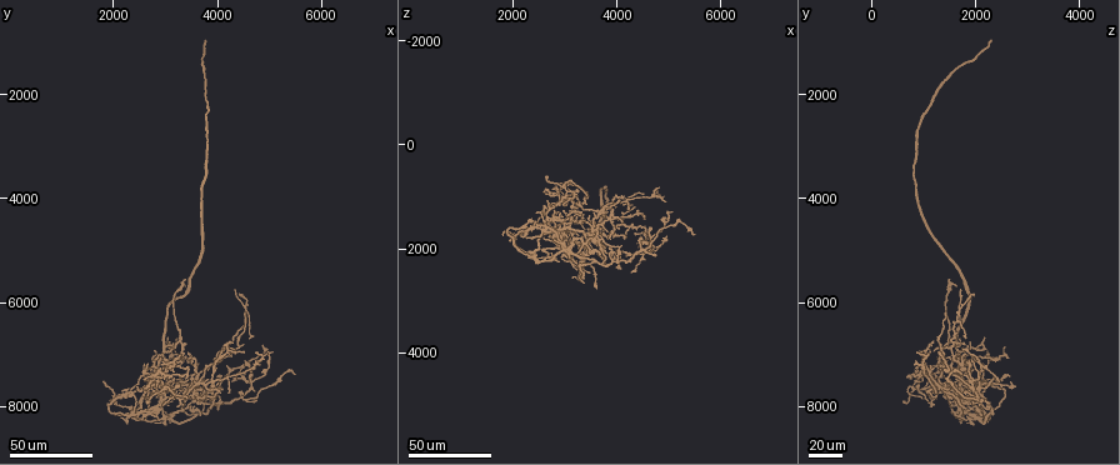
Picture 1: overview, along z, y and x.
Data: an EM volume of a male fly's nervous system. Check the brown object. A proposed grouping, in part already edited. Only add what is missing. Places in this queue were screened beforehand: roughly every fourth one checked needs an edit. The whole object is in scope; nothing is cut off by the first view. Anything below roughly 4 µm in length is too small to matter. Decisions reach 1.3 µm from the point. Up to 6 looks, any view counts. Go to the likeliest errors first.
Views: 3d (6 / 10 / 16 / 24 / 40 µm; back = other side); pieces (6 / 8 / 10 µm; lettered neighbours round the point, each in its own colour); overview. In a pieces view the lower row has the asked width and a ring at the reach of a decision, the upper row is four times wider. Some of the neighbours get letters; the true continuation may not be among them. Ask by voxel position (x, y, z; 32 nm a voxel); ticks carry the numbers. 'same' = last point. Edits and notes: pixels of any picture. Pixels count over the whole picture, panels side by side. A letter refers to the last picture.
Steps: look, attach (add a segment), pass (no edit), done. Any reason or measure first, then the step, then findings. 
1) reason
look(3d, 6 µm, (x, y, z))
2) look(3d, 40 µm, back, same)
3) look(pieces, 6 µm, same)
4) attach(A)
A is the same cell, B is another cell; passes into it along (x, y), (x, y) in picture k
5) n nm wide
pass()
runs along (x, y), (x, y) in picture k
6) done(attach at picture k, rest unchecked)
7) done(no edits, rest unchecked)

long arm stops here
look(3d, 40 µm, (3750, 1000, 2350))

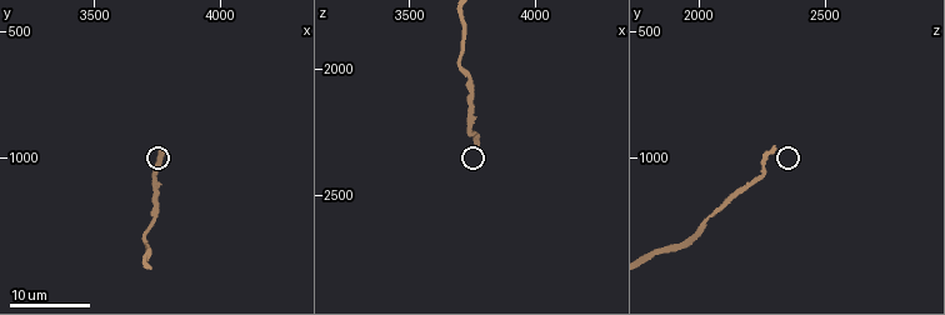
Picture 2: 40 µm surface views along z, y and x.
look(pieces, 8 µm, (3760, 960, 2290))

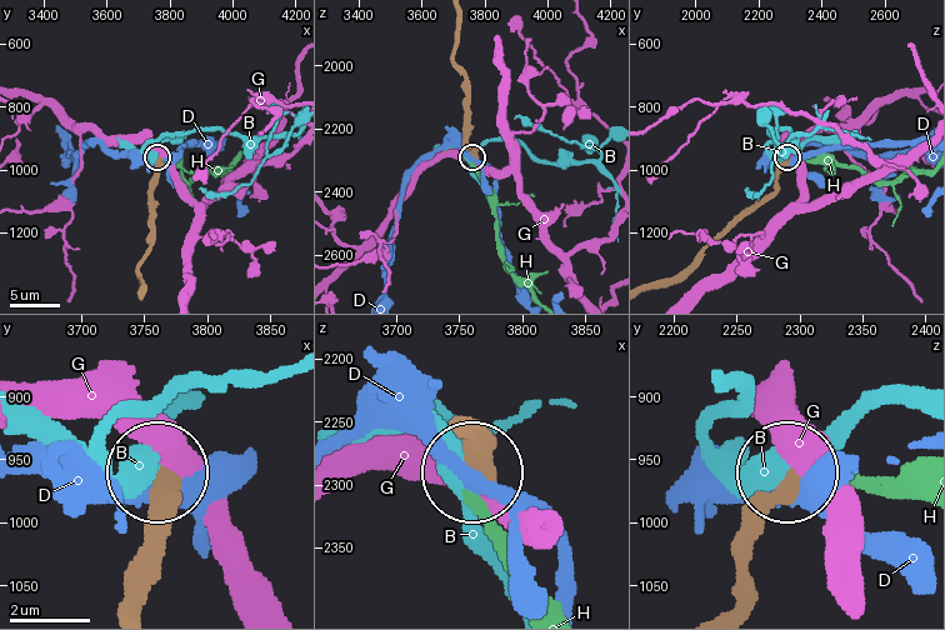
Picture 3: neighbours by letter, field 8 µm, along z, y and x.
pass()
B, D, G and H are other cells; none of them fits

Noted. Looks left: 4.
an open end
look(3d, 24 µm, (4800, 7150, 1950))

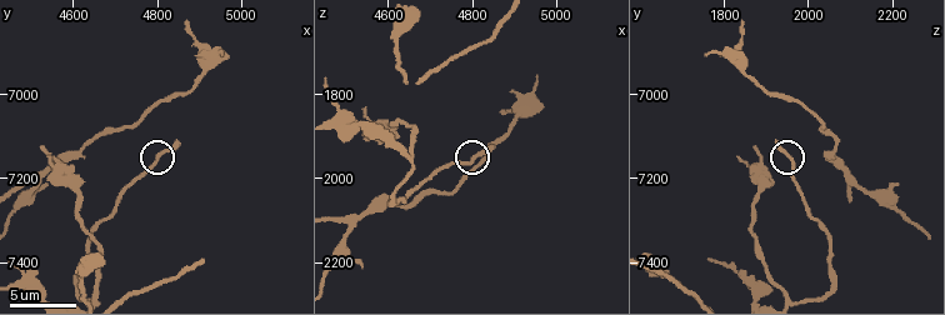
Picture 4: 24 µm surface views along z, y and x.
look(pieces, 10 µm, (4845, 7120, 1925))

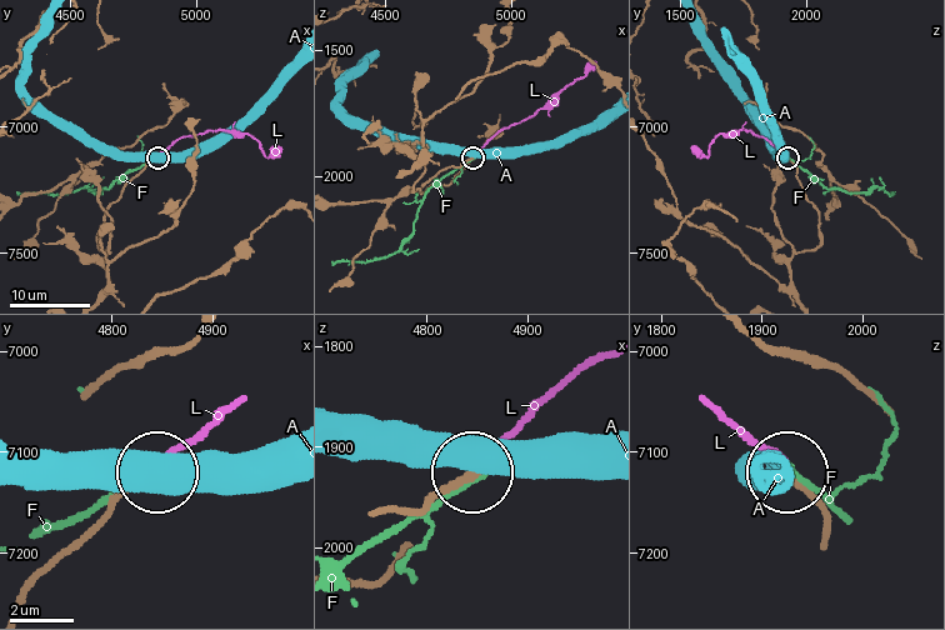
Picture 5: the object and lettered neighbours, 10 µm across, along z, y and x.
attach(L)
L is the same cell, A and F are other cells; passes into it along (826, 543), (824, 510), (803, 478), (716, 408) in picture 5; the cell continues

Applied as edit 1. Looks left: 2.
thin end
look(3d, 24 µm, (3500, 7850, 1650))

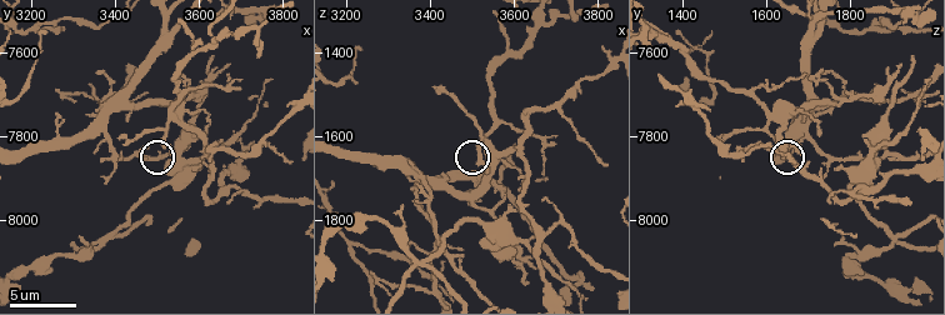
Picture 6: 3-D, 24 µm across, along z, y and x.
see the neighbours
look(pieces, 8 µm, (3535, 7845, 1680))

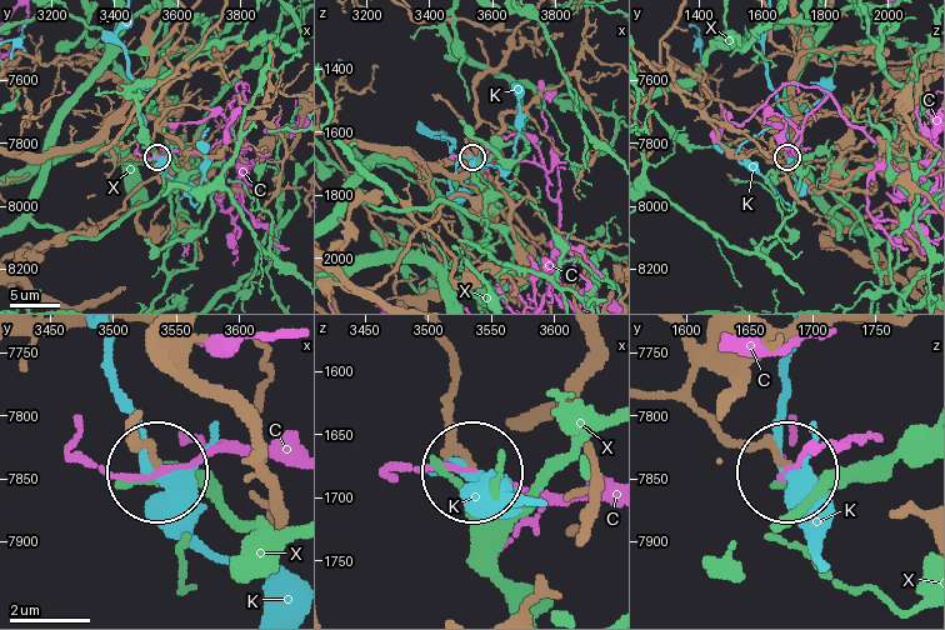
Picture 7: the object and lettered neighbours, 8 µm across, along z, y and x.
pass()
C, K and X are other cells; runs along (453, 380), (453, 436), (470, 474) in picture 7; no lettered segment goes on from it

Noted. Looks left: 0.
done(attach at picture 5, rest unchecked)

